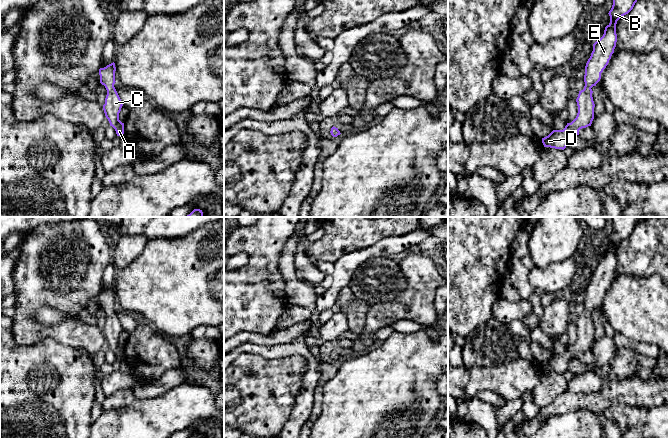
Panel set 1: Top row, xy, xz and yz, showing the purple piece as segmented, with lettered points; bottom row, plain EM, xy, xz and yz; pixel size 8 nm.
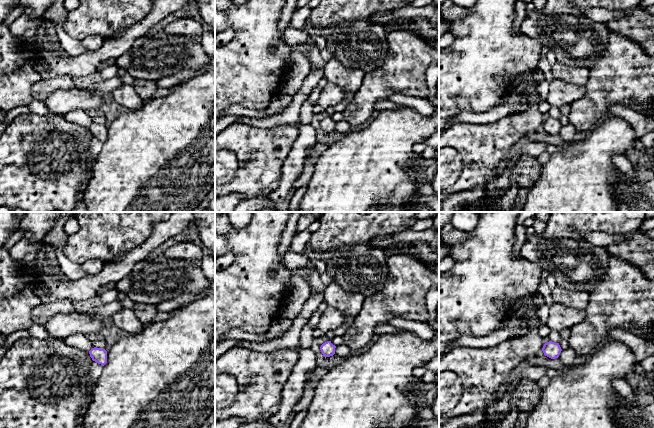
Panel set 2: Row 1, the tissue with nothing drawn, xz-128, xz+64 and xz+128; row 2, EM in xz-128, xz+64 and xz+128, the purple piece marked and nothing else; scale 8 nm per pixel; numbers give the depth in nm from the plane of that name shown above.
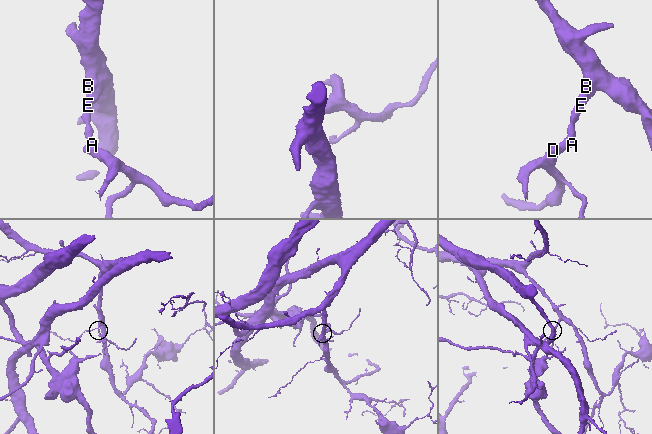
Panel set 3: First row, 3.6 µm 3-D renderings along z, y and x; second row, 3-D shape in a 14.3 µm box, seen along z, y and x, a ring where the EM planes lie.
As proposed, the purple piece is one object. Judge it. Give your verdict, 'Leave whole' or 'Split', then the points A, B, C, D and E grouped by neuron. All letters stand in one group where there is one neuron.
Leave whole. Groups: A B C D E

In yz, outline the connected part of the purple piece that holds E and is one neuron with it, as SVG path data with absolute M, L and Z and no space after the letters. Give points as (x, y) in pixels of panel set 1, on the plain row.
M611 217L613 229L608 237L610 240L610 247L605 251L603 260L593 268L593 275L586 287L585 299L584 299L585 310L583 314L579 315L578 321L576 323L578 330L577 340L571 347L567 347L567 349L563 354L553 354L548 360L542 362L542 367L544 371L564 374L567 370L568 363L571 360L579 359L580 353L591 350L592 345L594 343L594 331L595 331L592 321L593 315L591 312L593 310L596 310L596 308L600 305L601 297L608 289L609 284L611 283L611 280L614 277L614 273L616 271L616 266L617 266L617 258L616 258L617 245L622 240L628 238L633 233L637 224L640 223L645 218L646 217Z

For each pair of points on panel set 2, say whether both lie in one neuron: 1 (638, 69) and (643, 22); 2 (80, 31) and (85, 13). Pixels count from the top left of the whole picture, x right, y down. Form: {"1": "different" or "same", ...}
{"1": "different", "2": "same"}

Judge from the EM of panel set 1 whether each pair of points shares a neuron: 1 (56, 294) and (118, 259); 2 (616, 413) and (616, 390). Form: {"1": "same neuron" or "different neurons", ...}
{"1": "different neurons", "2": "different neurons"}

